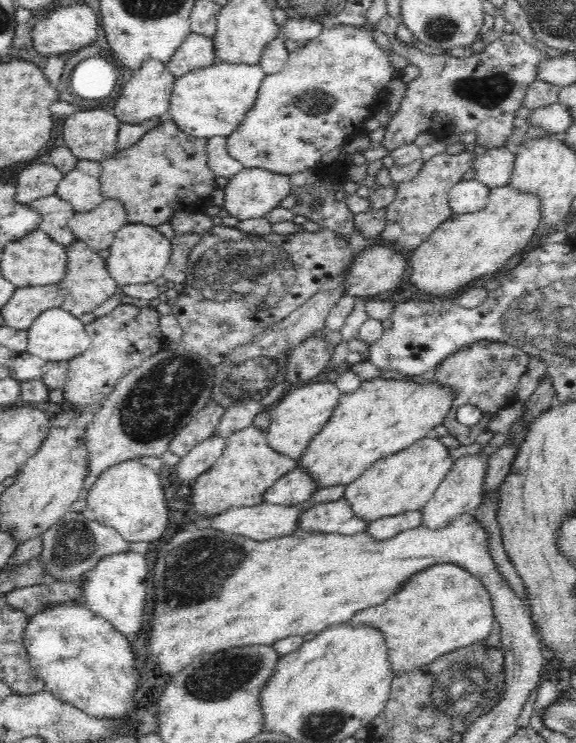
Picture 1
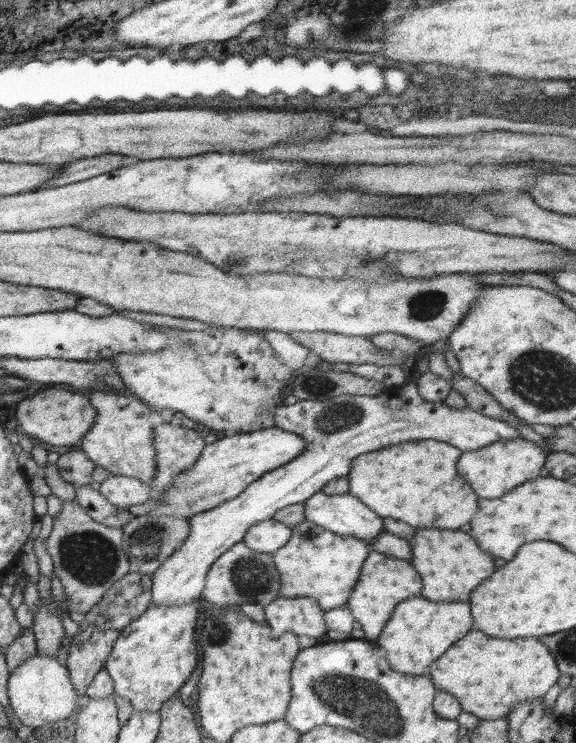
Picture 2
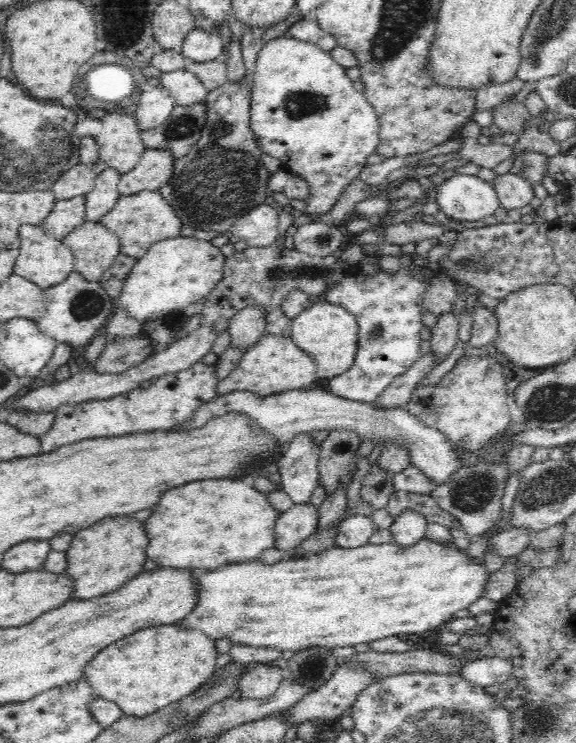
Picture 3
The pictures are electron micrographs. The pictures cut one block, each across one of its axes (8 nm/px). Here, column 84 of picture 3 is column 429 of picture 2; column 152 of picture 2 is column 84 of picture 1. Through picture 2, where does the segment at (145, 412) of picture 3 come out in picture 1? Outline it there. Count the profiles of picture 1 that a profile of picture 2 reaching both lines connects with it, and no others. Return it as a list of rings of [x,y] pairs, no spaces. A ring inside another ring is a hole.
[[[132,550],[112,553],[101,558],[94,568],[87,570],[82,576],[84,604],[109,620],[112,626],[128,637],[134,637],[144,630],[144,606],[149,604],[146,596],[146,578],[148,578],[148,565],[146,556]]]

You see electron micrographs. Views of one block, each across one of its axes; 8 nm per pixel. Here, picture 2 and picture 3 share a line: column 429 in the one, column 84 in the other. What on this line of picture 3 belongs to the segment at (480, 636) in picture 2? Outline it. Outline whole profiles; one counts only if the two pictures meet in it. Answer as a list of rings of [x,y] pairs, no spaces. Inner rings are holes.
[[[178,625],[142,628],[102,648],[86,666],[84,677],[96,695],[116,702],[124,714],[144,717],[158,712],[200,688],[217,671],[216,640]]]

